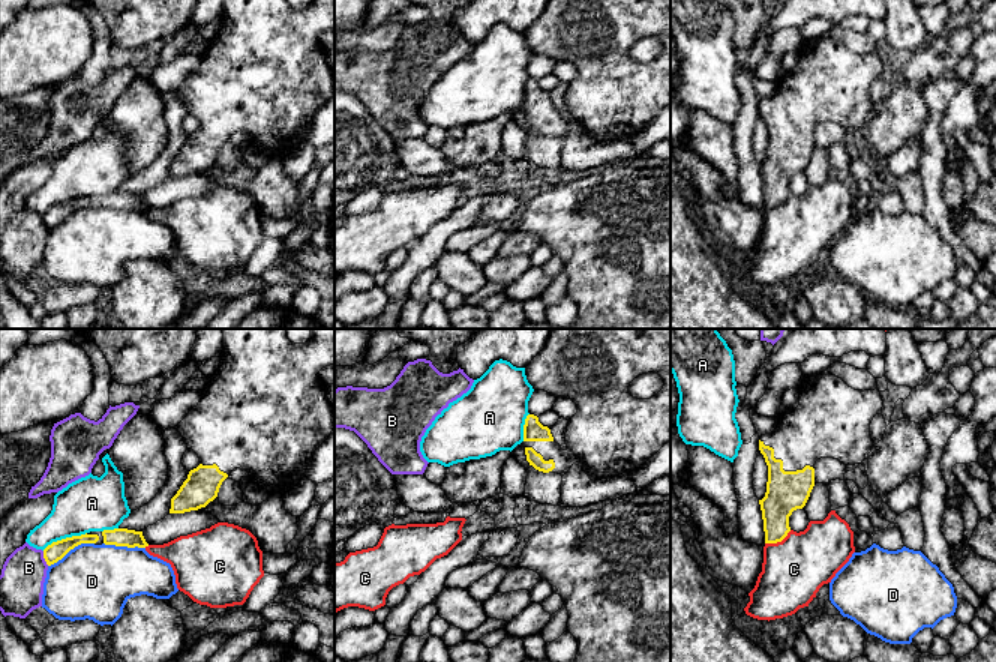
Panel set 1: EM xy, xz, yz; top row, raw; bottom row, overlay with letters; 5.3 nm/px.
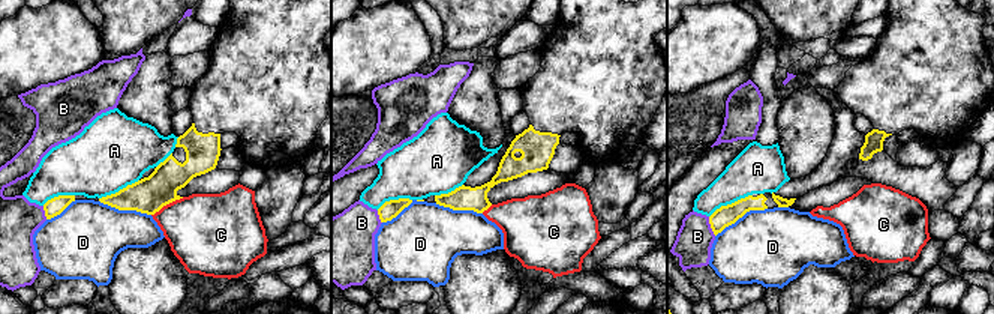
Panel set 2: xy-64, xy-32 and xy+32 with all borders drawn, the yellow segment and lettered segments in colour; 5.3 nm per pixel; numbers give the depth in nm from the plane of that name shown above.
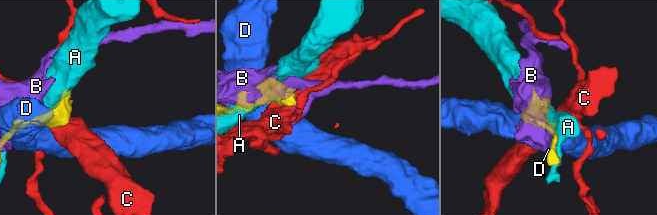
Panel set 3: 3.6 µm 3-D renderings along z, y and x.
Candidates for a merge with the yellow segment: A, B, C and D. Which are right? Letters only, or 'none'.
none

